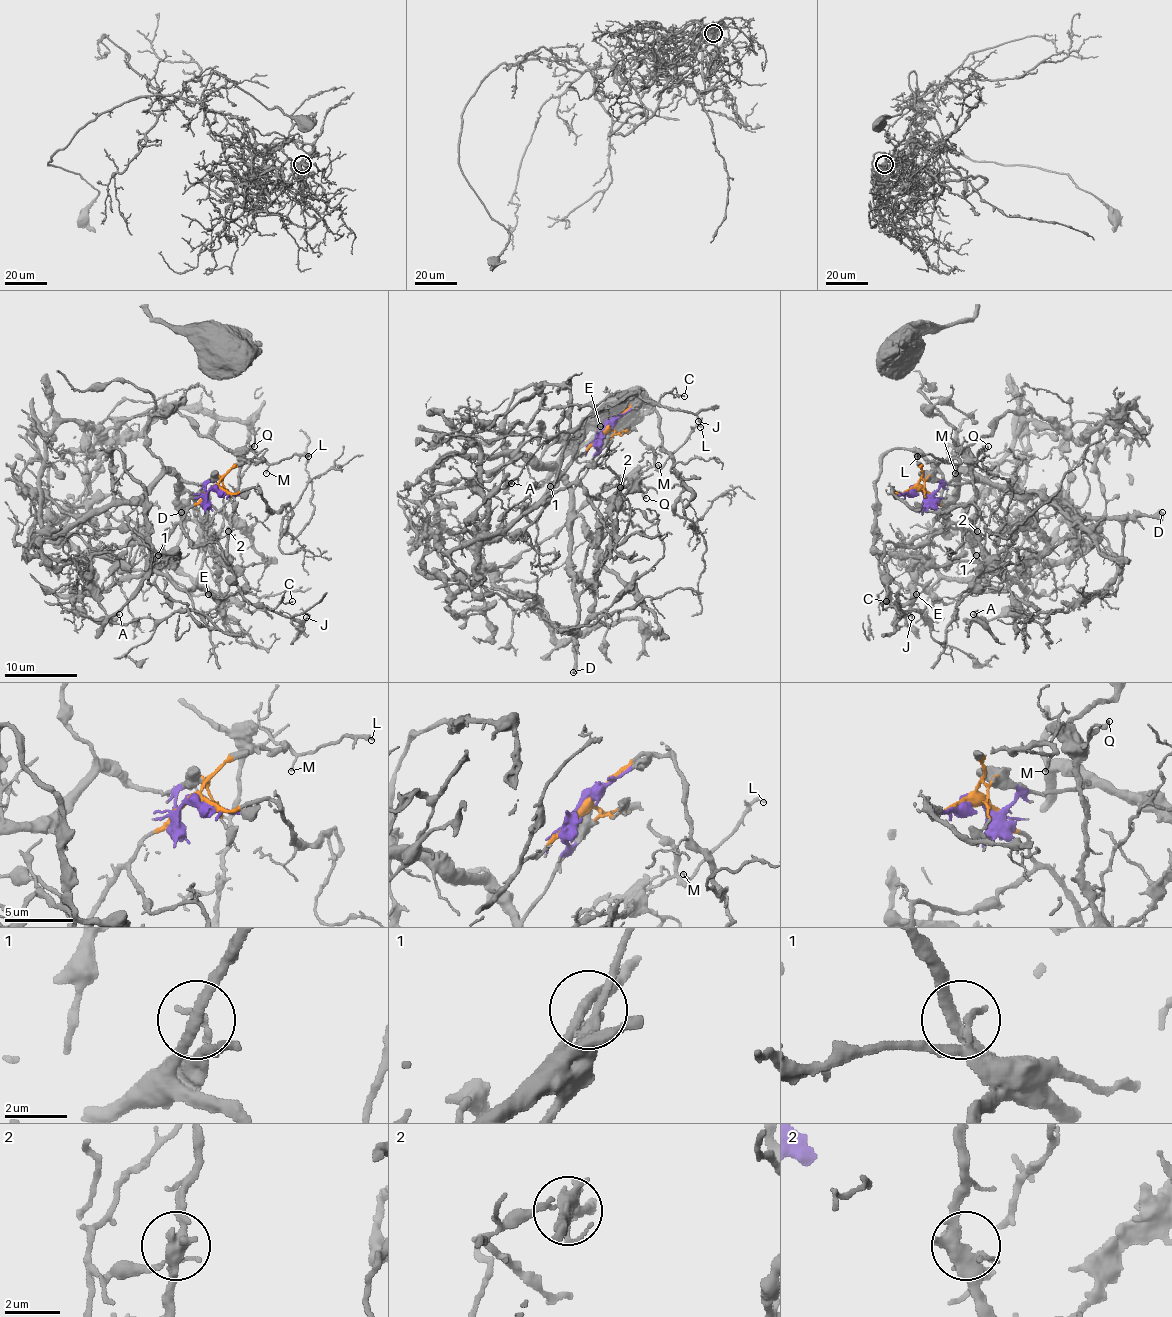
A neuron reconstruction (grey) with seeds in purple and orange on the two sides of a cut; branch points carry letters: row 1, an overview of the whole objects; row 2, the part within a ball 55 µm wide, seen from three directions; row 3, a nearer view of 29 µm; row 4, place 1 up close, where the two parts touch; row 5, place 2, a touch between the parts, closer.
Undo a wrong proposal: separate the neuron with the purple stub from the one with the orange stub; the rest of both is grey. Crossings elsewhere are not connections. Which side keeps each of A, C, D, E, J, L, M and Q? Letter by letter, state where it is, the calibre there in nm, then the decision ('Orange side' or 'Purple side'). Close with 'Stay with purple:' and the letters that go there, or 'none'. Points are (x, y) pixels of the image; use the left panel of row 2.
A: Place: (119, 614). Thickness 160 nm. Orange side
C: Place: (292, 601). Thickness 160 nm. Orange side
D: Place: (181, 512). Thickness 600 nm. Purple side
E: Place: (208, 594). Thickness 160 nm. Orange side
J: Place: (306, 617). Thickness 120 nm. Orange side
L: Place: (308, 456). Thickness 280 nm. Orange side
M: Place: (266, 473). Thickness 130 nm. Orange side
Q: Place: (254, 446). Thickness 260 nm. Purple side
Stay with purple: D, Q

